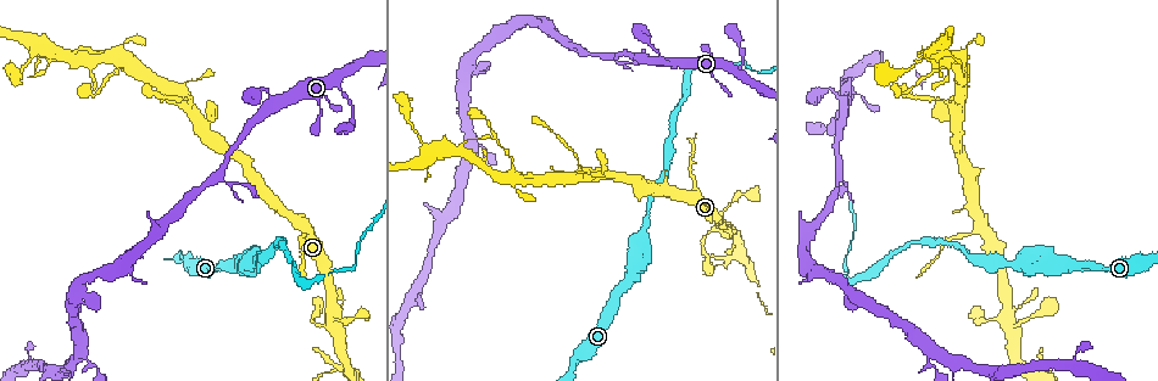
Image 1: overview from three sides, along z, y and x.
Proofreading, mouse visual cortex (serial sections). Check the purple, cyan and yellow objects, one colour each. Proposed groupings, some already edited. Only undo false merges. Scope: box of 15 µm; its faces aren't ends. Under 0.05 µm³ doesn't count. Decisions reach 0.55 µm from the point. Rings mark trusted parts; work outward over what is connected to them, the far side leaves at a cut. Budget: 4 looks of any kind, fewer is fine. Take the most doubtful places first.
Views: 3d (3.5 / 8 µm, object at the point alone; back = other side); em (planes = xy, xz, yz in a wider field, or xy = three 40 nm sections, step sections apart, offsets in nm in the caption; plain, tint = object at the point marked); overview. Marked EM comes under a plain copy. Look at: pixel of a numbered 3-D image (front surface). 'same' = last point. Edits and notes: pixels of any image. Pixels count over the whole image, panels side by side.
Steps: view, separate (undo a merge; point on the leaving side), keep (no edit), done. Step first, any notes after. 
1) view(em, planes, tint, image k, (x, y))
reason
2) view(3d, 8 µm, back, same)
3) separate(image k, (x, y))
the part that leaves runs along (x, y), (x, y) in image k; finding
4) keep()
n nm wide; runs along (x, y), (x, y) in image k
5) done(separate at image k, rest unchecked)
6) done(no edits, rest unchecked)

view(3d, 8 µm, back, image 1, (944, 102))

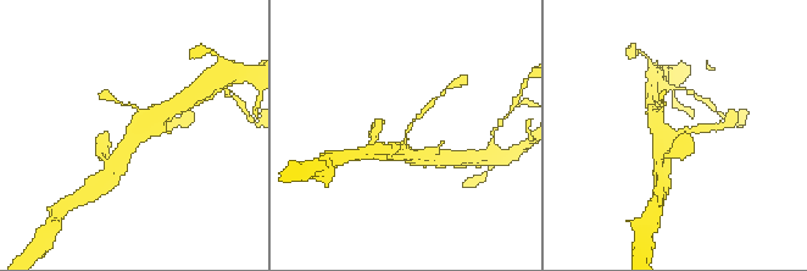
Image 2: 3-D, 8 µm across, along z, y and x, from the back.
view(em, xy, step 1, tint, image 2, (676, 133))
arms of 150, 450 nm

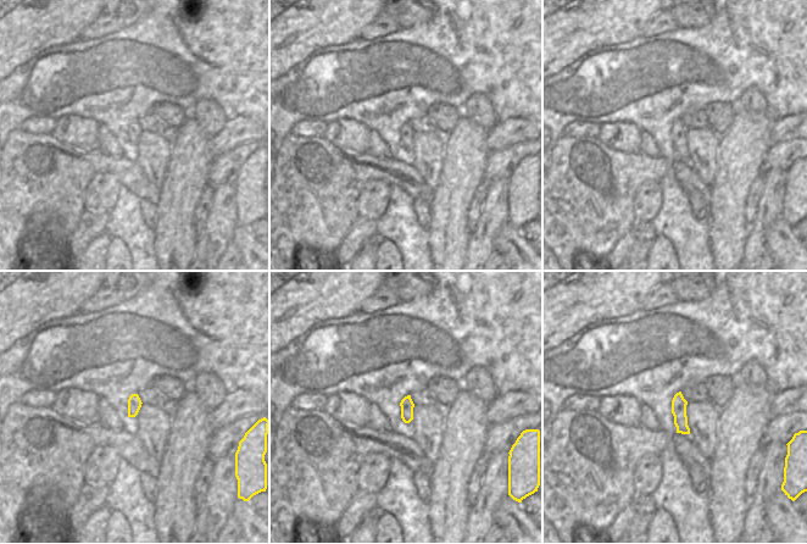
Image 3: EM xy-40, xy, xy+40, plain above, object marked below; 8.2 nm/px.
keep()
runs along (396, 154), (406, 154), (405, 133), (427, 109) in image 2; one cell here

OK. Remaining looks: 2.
view(3d, 3.5 µm, image 1, (808, 264))
branch point

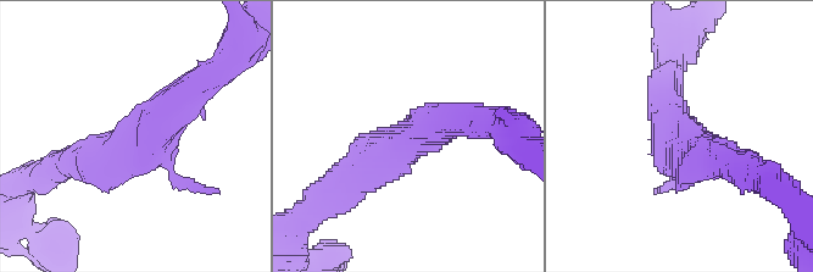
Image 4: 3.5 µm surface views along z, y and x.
view(em, xy, step 3, tint, image 4, (144, 132))
shape alone is not enough

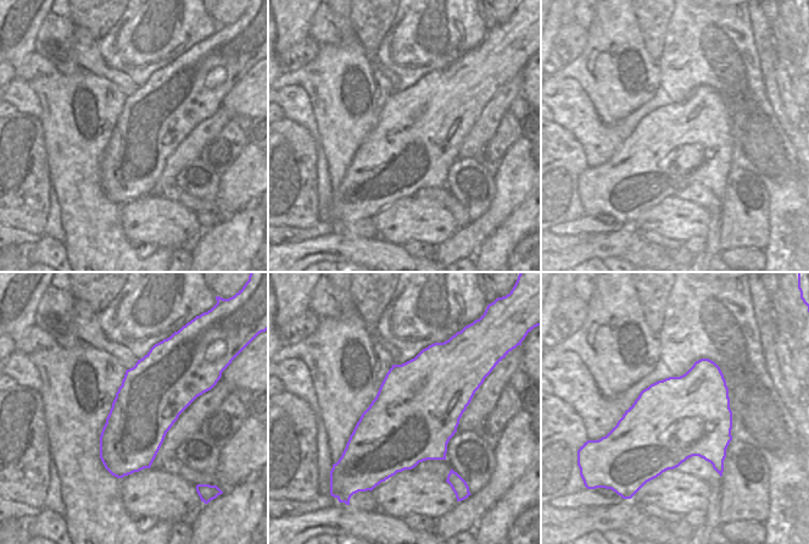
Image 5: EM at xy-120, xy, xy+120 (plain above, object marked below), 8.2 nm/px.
keep()
runs along (202, 81), (132, 144), (79, 160) in image 4; one cell here

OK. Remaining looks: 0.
done(no edits, rest unchecked)

